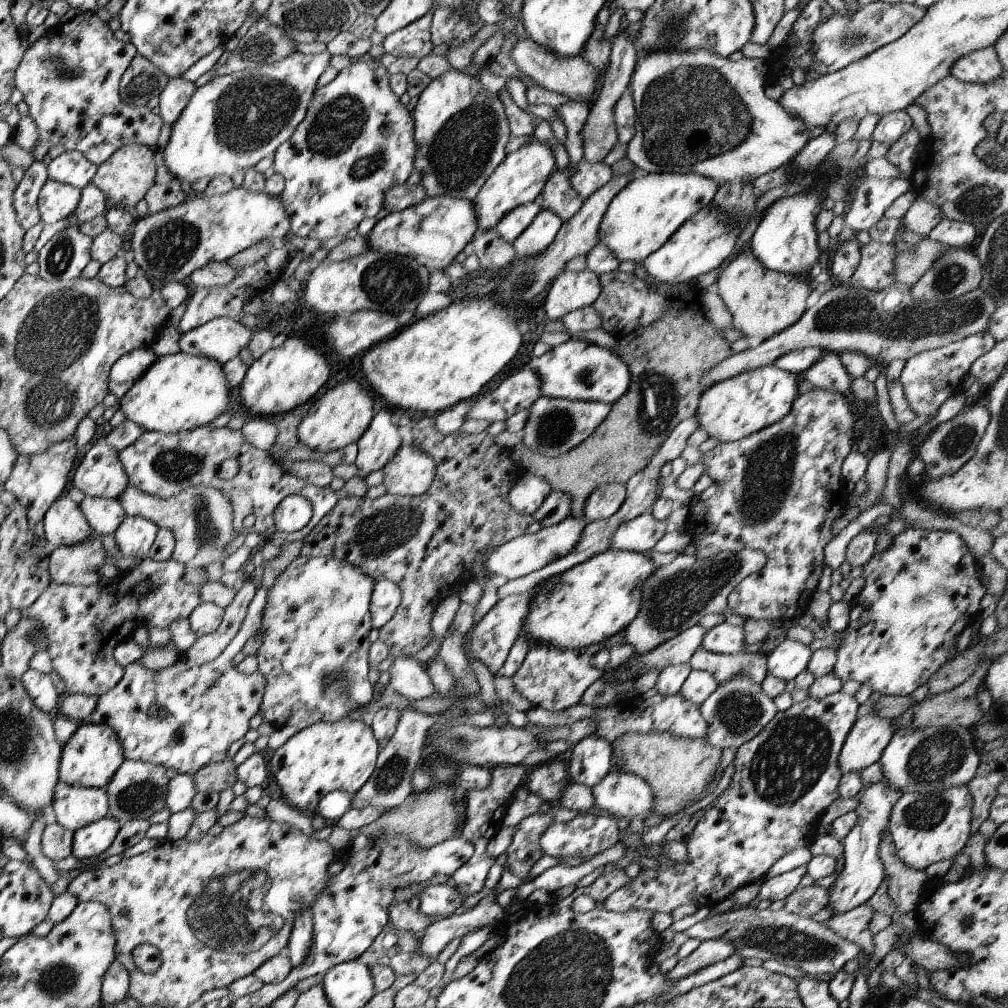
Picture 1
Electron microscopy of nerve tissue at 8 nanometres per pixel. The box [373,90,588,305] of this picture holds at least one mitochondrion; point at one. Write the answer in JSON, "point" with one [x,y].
{"point":[460,151]}

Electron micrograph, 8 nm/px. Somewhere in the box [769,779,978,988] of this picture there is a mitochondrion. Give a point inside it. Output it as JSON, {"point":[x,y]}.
{"point":[923,814]}

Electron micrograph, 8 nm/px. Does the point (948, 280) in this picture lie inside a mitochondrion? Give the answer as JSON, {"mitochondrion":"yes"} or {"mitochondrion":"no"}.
{"mitochondrion":"yes"}

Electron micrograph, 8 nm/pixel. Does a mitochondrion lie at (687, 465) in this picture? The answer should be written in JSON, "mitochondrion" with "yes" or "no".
{"mitochondrion":"no"}

